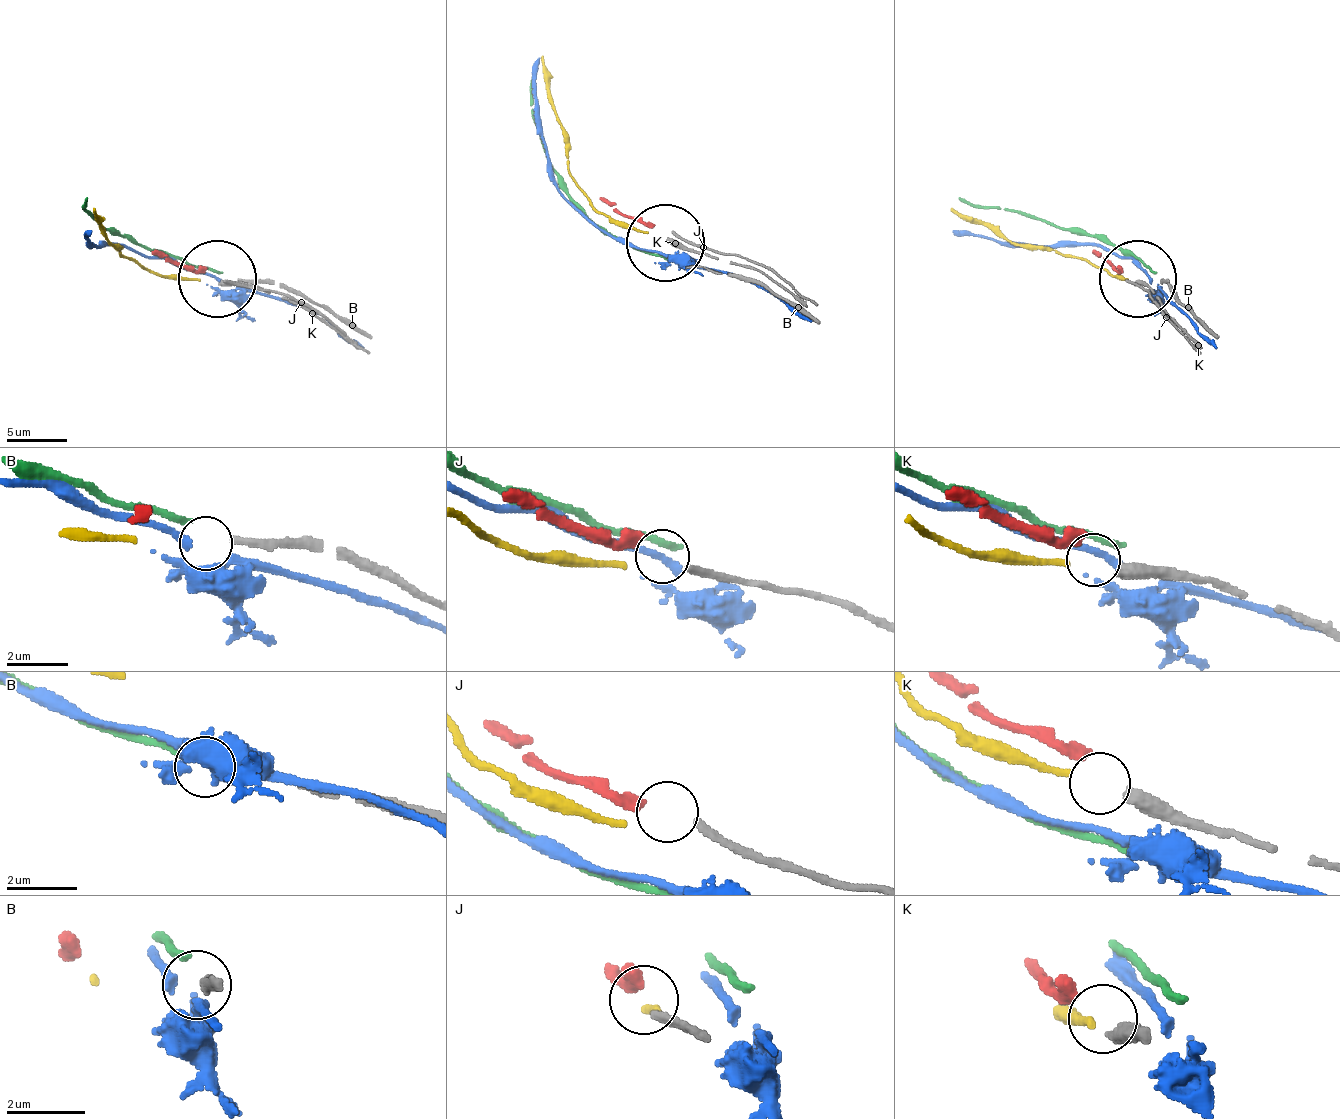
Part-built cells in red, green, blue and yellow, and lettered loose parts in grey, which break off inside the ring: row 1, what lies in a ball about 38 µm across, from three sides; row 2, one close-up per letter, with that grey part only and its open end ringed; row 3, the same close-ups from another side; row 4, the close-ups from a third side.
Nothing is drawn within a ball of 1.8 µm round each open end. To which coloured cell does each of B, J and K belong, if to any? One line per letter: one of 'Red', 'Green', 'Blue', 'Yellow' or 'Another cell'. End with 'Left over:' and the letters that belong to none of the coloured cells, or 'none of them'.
B: Another cell
J: Another cell
K: Yellow
Left over: B, J

